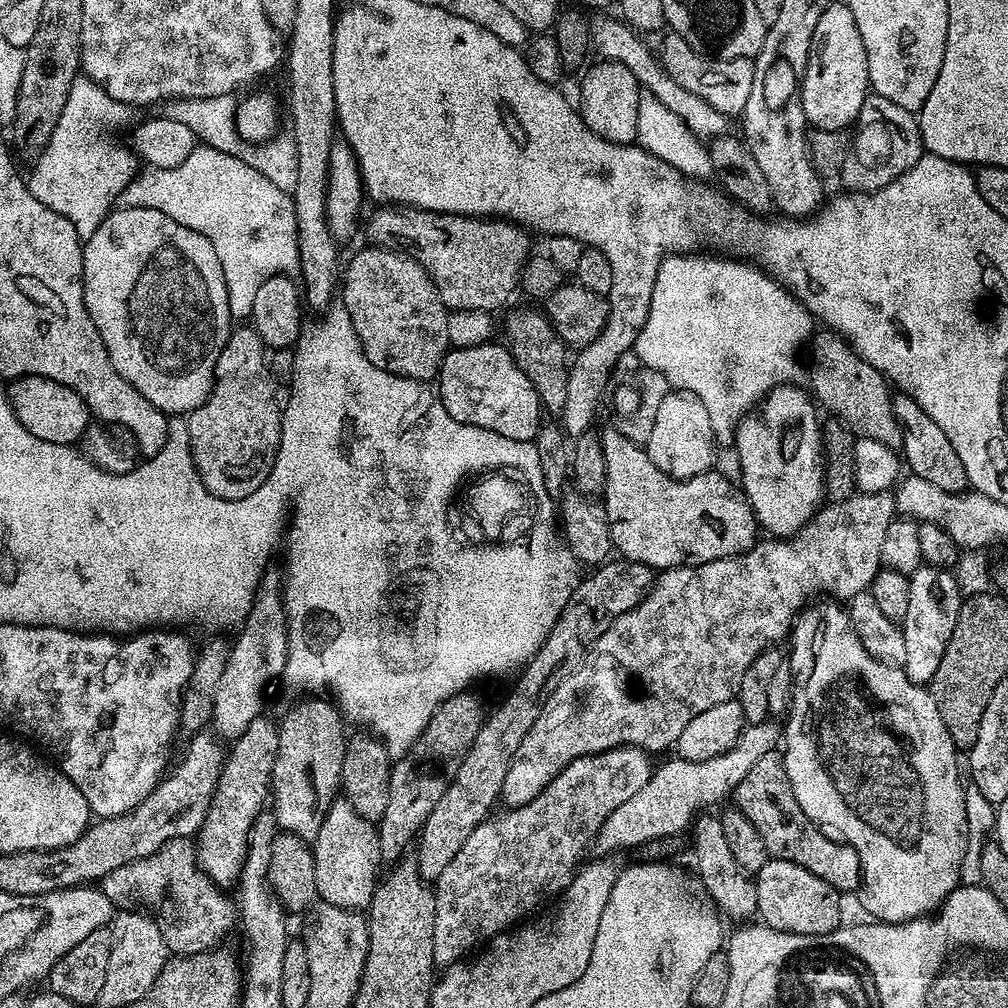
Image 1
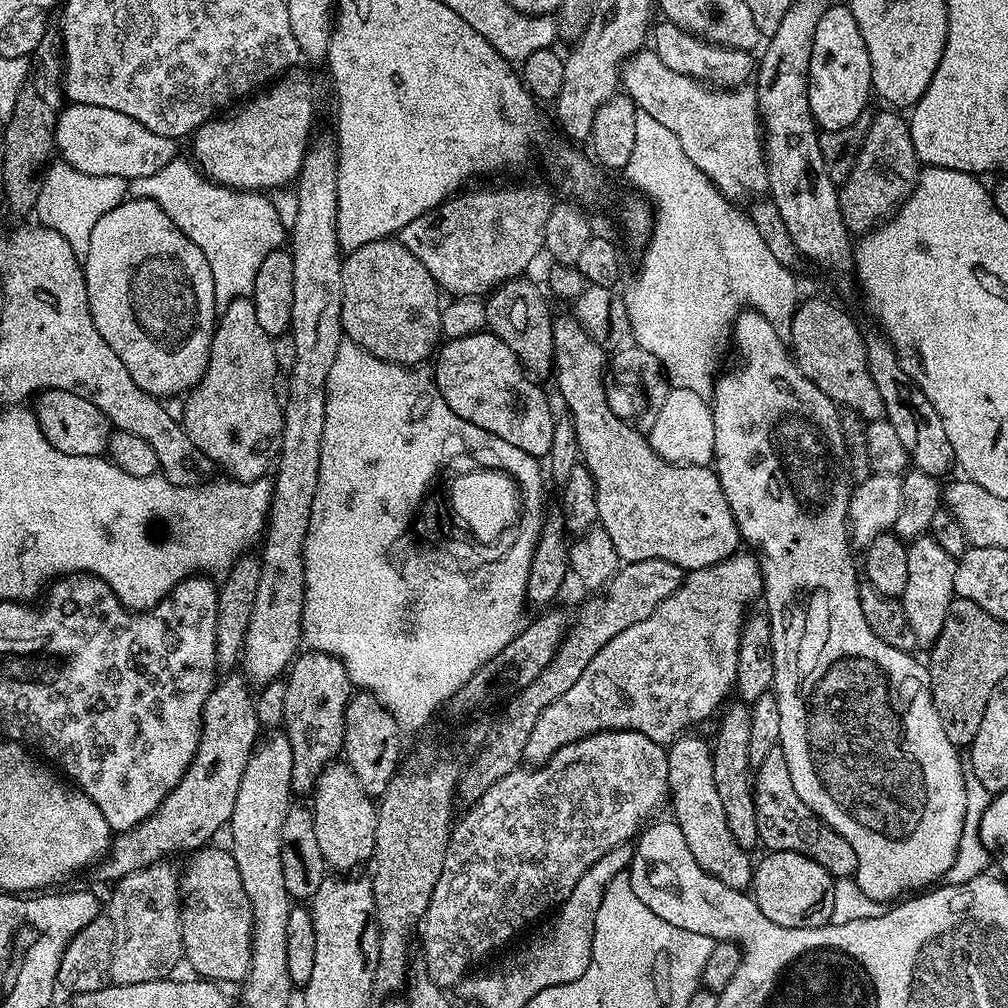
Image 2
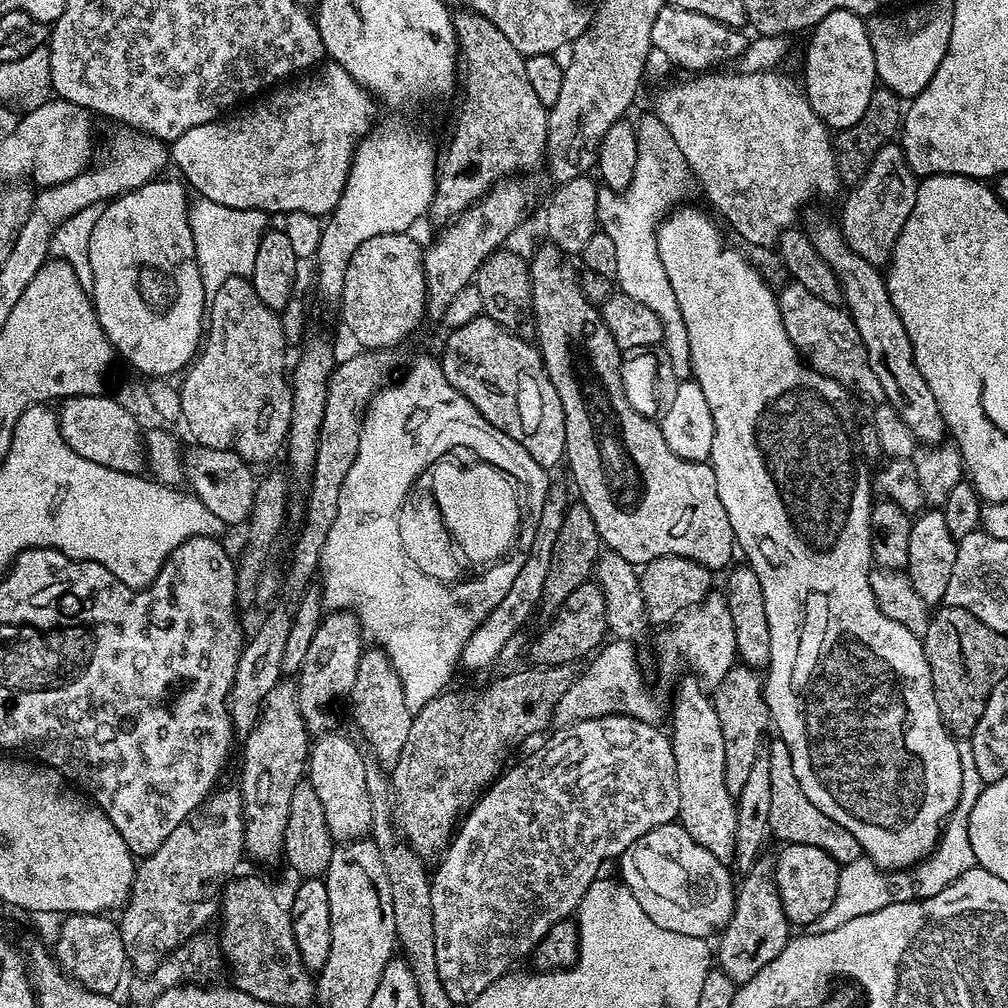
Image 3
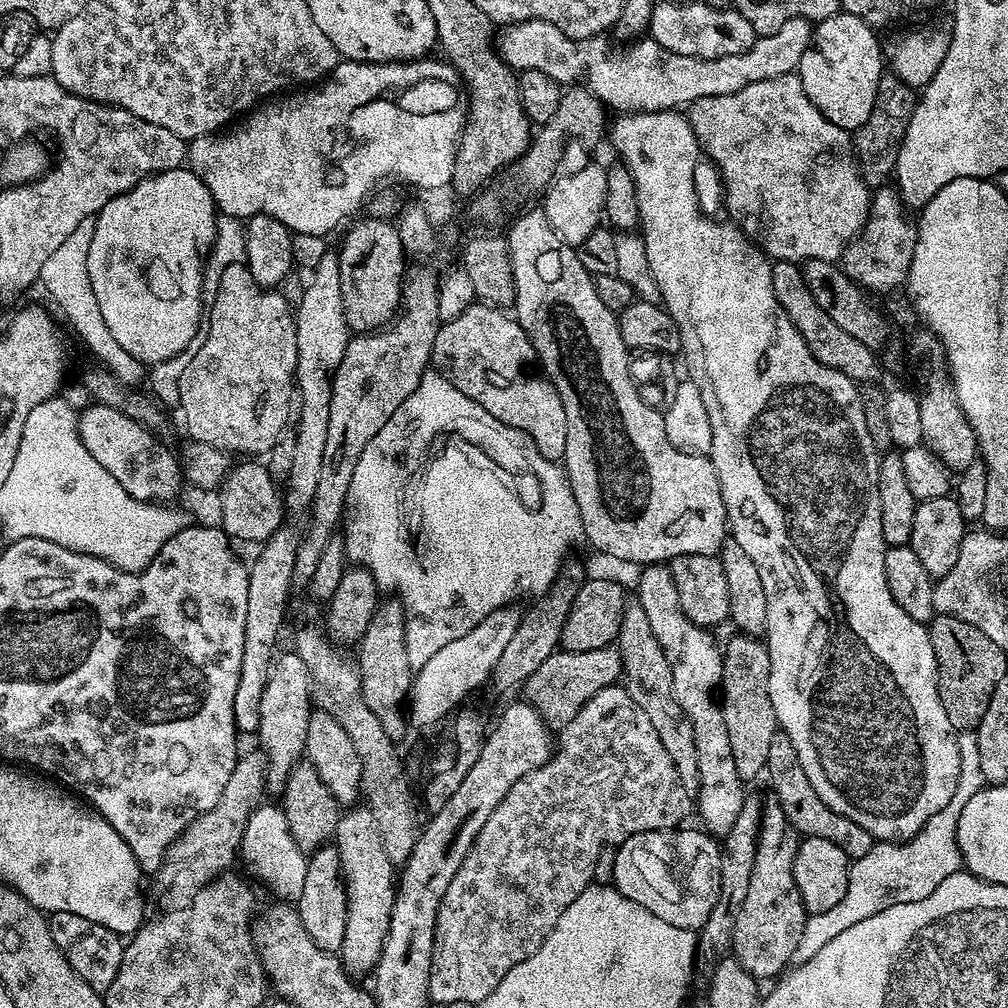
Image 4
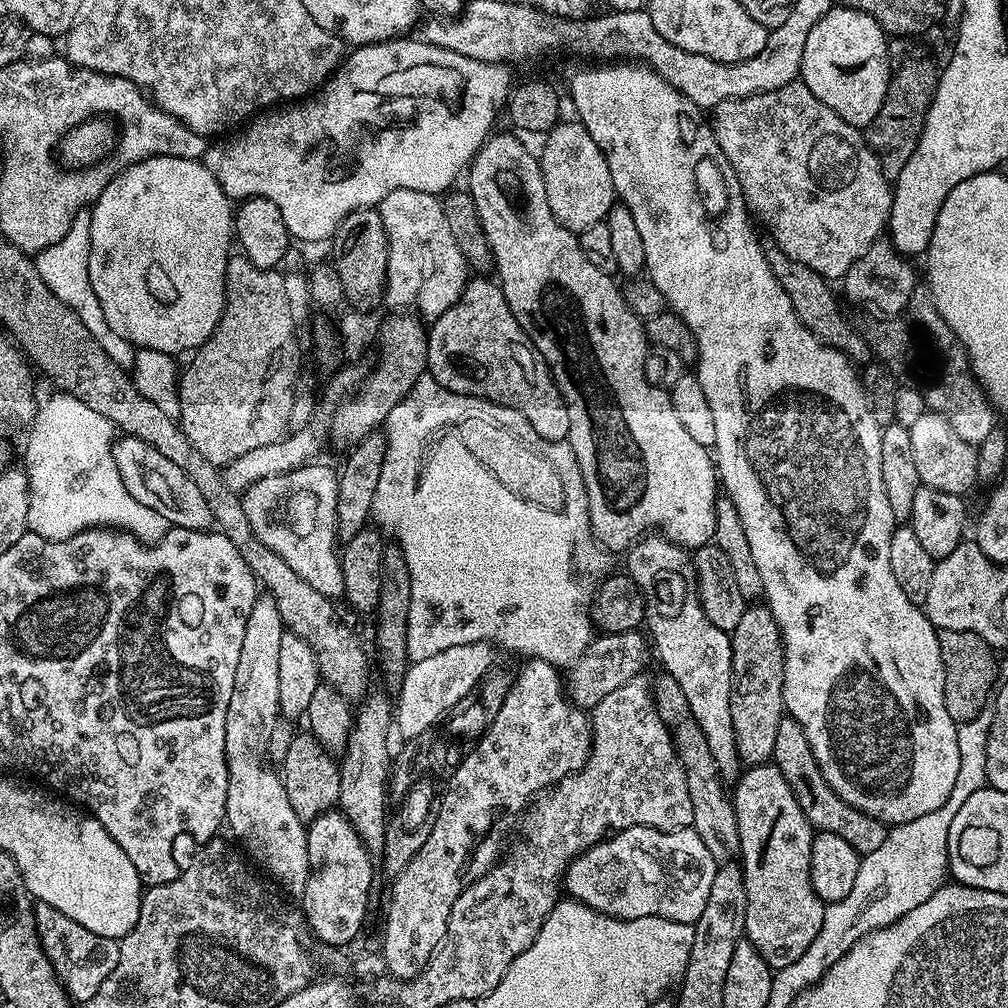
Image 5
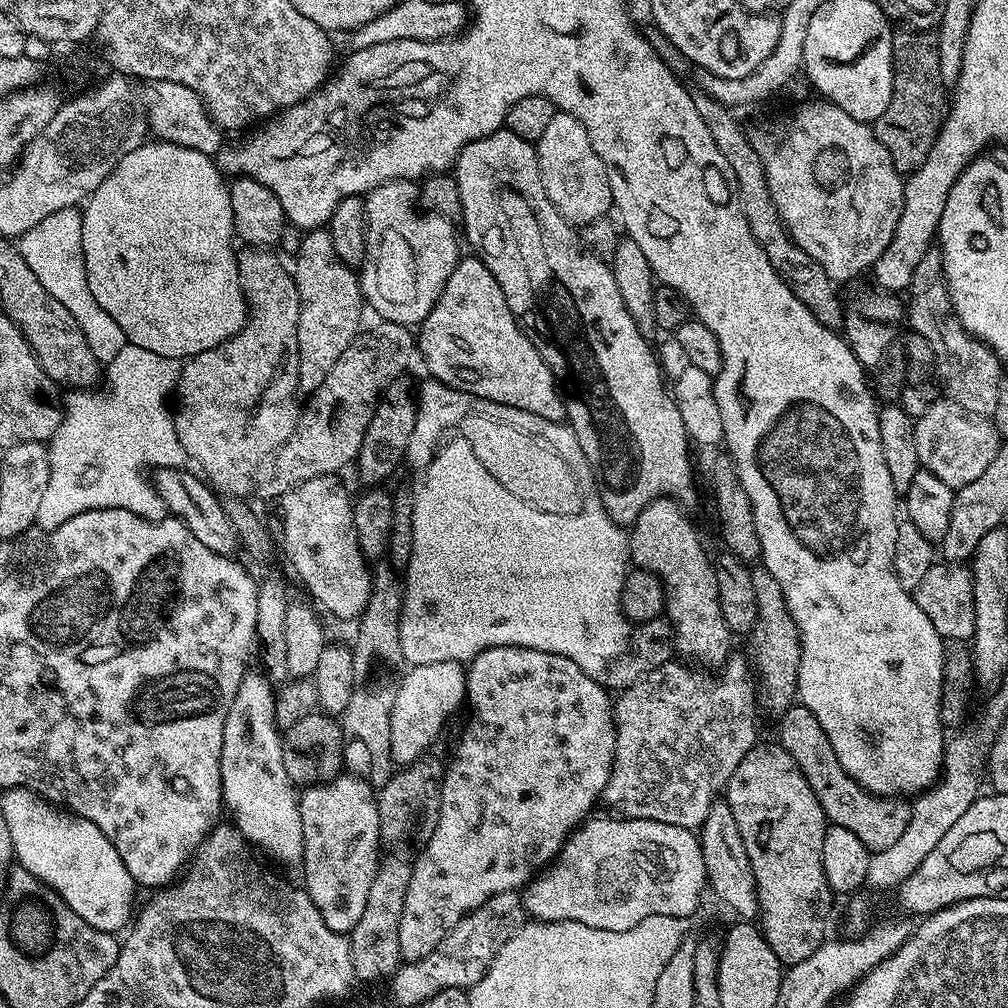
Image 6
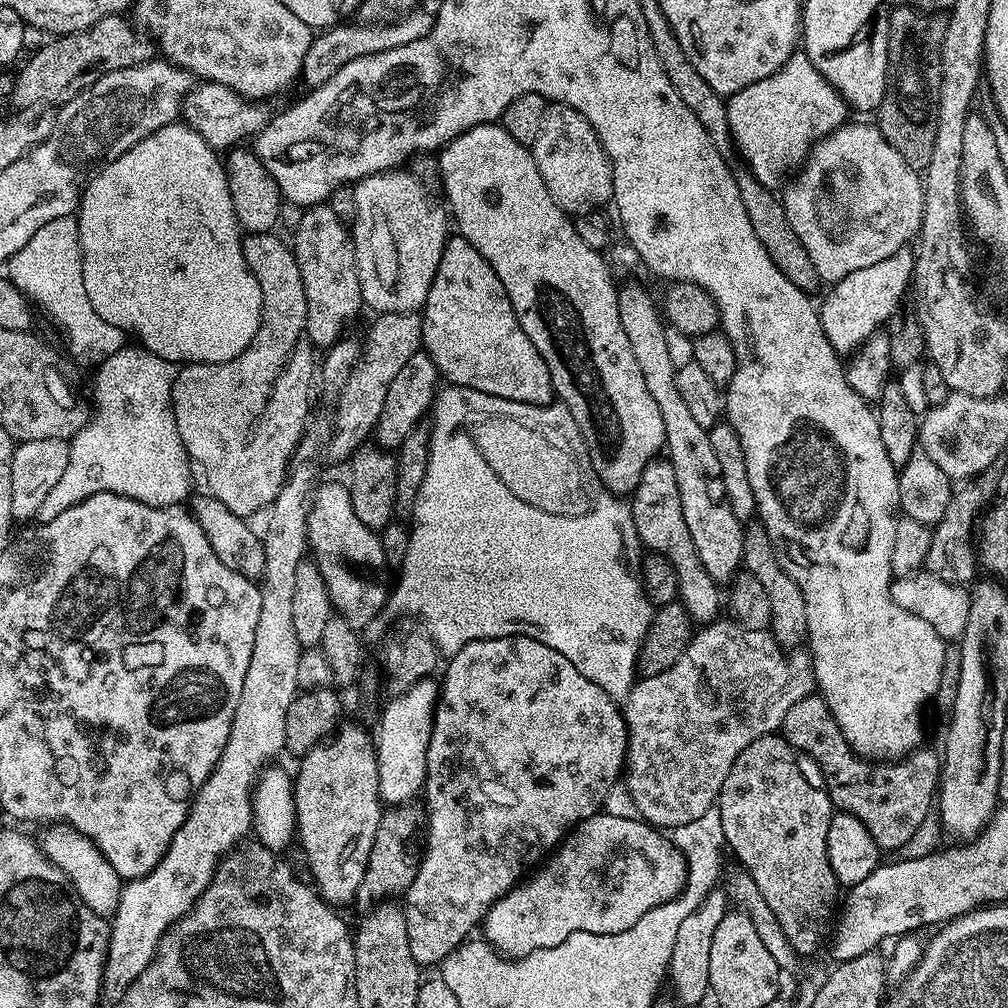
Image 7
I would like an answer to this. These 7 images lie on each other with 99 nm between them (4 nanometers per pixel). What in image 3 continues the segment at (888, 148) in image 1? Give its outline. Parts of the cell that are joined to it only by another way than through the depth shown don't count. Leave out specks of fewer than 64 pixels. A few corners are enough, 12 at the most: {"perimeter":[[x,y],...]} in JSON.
{"perimeter":[[899,143],[845,198],[841,234],[887,265],[918,198]]}

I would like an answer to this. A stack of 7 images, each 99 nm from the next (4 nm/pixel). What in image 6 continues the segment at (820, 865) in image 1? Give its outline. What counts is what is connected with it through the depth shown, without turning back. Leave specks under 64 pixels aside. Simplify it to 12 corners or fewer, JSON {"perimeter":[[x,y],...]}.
{"perimeter":[[793,703],[778,743],[825,821],[869,853],[906,831],[911,803],[876,796],[842,770],[818,718]]}

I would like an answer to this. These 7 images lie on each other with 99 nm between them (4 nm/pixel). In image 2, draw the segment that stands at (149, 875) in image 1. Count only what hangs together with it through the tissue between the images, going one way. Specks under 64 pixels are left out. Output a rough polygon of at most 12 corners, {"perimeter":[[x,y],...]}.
{"perimeter":[[231,851],[182,868],[180,933],[197,977],[239,985],[252,907]]}

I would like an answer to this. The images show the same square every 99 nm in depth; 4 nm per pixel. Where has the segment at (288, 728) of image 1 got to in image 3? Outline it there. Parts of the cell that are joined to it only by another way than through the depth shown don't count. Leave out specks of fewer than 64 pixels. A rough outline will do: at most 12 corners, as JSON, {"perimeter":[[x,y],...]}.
{"perimeter":[[356,613],[314,631],[296,697],[309,733],[333,727],[332,703],[358,678]]}

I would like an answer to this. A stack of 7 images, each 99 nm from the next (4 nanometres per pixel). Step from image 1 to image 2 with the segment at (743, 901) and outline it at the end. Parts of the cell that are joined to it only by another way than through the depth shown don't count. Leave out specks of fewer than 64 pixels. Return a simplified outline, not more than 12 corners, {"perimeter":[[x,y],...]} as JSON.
{"perimeter":[[667,745],[671,815],[694,862],[752,887],[754,860],[730,834],[712,750]]}

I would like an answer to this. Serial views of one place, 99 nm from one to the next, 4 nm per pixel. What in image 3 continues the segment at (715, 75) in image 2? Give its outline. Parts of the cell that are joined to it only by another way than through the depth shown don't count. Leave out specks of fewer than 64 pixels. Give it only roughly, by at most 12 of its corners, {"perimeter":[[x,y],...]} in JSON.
{"perimeter":[[671,6],[650,29],[669,65],[704,74],[739,61],[739,28]]}

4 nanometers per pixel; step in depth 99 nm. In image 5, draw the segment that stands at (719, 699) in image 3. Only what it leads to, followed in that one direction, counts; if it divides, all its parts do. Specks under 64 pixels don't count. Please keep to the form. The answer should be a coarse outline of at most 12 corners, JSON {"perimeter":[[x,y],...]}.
{"perimeter":[[763,603],[732,638],[736,755],[769,763],[786,718],[784,643]]}

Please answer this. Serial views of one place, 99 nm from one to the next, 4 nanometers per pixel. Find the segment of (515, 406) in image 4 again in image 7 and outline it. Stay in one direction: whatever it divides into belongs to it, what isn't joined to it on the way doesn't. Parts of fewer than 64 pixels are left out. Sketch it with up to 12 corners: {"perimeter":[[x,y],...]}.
{"perimeter":[[459,234],[420,321],[449,385],[534,406],[550,370]]}

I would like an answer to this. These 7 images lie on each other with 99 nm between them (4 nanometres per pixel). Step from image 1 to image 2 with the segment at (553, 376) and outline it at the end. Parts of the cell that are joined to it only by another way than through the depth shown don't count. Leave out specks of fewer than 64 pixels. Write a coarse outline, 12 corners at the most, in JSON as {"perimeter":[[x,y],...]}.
{"perimeter":[[528,278],[488,293],[487,331],[551,377],[554,311]]}

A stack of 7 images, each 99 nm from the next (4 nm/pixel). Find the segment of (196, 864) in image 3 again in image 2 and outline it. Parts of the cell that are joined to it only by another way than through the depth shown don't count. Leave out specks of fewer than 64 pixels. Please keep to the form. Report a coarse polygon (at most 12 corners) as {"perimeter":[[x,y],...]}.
{"perimeter":[[168,862],[115,881],[111,979],[184,960],[181,877]]}

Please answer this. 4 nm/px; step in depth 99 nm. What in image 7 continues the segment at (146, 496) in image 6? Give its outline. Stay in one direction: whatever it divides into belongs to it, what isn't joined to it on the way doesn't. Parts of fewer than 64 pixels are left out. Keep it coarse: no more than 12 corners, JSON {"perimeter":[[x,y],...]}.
{"perimeter":[[139,346],[98,365],[94,411],[39,523],[99,492],[183,505],[194,464],[177,365]]}

